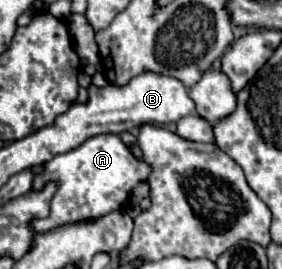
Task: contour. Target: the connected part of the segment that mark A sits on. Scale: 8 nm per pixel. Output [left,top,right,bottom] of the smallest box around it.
[33,134,151,232]

